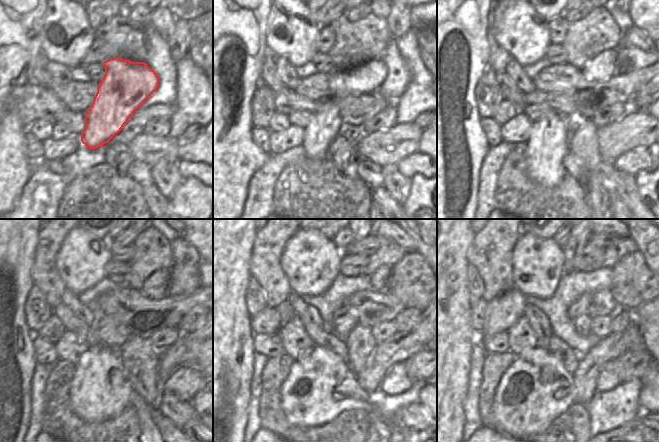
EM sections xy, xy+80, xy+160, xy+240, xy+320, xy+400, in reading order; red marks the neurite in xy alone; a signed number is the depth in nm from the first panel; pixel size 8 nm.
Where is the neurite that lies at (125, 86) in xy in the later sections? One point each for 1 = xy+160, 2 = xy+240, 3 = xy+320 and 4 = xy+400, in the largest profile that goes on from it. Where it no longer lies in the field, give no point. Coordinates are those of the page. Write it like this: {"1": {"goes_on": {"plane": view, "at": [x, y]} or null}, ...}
{"1": {"goes_on": {"plane": "xy+160", "at": [548, 142]}}, "2": {"goes_on": {"plane": "xy+240", "at": [99, 388]}}, "3": {"goes_on": {"plane": "xy+320", "at": [320, 385]}}, "4": {"goes_on": {"plane": "xy+400", "at": [536, 389]}}}

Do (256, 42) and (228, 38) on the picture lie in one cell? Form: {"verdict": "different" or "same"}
{"verdict": "same"}

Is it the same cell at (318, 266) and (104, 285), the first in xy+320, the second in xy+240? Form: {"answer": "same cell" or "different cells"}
{"answer": "different cells"}

